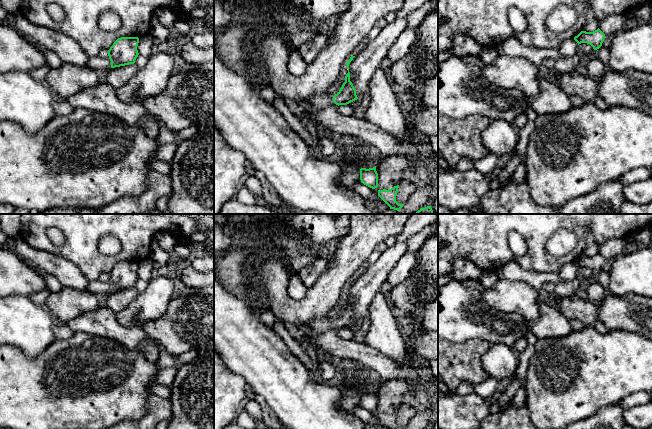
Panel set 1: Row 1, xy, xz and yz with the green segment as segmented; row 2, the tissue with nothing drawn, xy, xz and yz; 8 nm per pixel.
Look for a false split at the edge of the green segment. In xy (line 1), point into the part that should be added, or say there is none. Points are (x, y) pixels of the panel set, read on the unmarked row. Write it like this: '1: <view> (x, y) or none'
1: xy (97, 287)

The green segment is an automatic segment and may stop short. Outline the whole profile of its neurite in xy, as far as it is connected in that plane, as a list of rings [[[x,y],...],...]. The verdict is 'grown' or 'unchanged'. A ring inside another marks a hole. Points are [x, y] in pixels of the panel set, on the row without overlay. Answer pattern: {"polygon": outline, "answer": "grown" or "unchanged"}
{"polygon": [[[121,261],[118,262],[108,274],[108,283],[100,280],[89,281],[87,290],[100,297],[105,296],[110,291],[120,291],[134,288],[139,277],[137,270],[138,261]]], "answer": "grown"}

